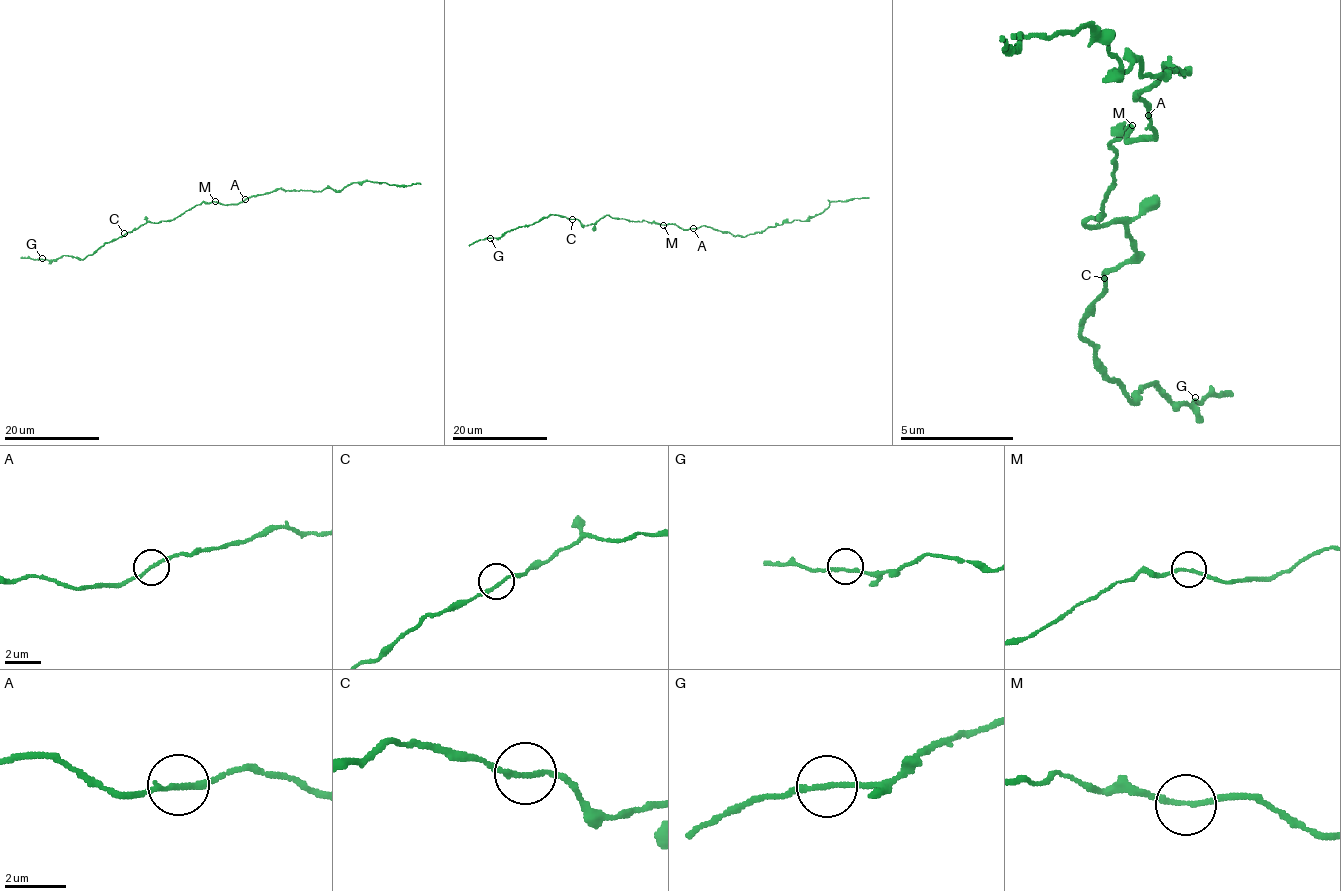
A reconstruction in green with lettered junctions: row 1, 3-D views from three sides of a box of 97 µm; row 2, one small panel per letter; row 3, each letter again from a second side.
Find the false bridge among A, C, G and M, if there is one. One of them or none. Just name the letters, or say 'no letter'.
A

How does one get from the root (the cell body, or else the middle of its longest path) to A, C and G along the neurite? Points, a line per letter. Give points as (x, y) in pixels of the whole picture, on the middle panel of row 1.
A: (663, 225), (675, 224), (685, 230), (693, 228)
C: (663, 225), (606, 215), (584, 226), (572, 219)
G: (663, 225), (606, 215), (584, 226), (577, 219), (551, 214), (532, 225), (490, 238)

